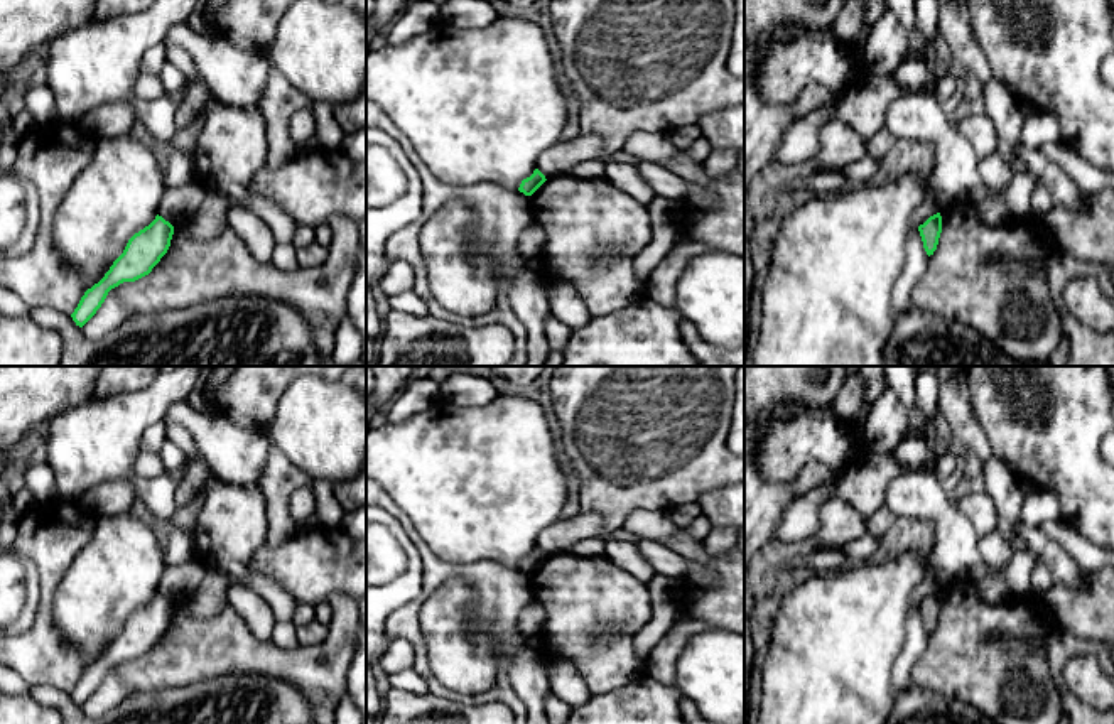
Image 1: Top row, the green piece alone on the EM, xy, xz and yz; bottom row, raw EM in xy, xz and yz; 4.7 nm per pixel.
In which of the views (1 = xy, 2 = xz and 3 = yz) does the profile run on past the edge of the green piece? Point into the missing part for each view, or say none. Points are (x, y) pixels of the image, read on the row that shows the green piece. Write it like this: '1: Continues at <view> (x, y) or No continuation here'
1: No continuation here
2: No continuation here
3: No continuation here

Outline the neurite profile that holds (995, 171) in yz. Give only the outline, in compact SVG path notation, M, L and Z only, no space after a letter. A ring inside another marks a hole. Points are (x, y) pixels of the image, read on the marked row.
M998 152L981 160L977 164L977 172L987 187L999 192L1008 187L1013 177L1011 165Z

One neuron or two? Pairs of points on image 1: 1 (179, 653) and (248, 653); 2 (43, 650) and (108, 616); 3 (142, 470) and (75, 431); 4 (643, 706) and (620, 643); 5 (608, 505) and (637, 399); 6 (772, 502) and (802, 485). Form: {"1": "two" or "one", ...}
{"1": "one", "2": "two", "3": "two", "4": "two", "5": "one", "6": "one"}

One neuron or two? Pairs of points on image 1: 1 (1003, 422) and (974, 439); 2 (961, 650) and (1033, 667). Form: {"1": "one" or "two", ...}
{"1": "two", "2": "one"}

